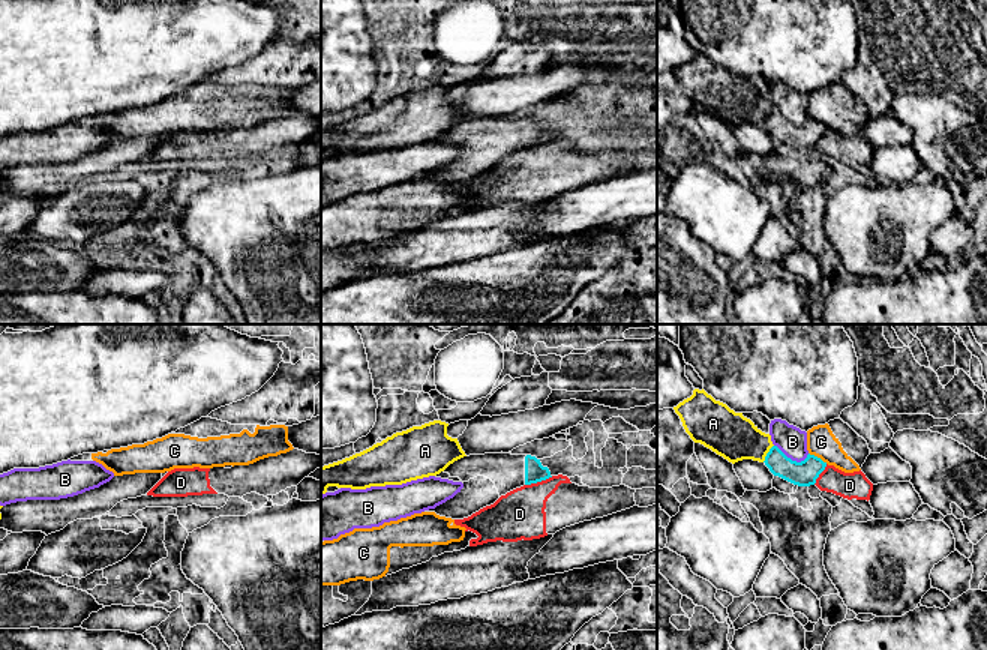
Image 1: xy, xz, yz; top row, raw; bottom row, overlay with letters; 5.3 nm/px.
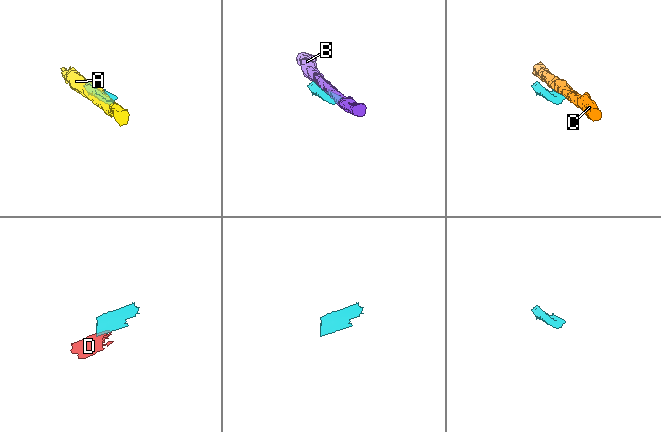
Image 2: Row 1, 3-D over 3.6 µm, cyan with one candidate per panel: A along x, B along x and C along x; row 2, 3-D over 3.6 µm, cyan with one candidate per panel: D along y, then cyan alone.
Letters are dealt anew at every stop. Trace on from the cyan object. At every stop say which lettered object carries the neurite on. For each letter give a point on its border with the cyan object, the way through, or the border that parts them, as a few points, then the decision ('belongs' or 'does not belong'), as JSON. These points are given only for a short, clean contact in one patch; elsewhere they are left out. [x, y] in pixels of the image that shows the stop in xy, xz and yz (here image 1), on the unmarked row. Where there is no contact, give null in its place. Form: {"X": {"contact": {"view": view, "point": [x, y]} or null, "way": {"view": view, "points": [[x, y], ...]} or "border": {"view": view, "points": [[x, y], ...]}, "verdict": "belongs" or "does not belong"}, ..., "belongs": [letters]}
{"A": {"contact": {"view": "yz", "point": [767, 117]}, "border": {"view": "yz", "points": [[773, 108], [762, 125]]}, "verdict": "does not belong"}, "B": {"contact": {"view": "yz", "point": [791, 123]}, "verdict": "does not belong"}, "C": {"contact": {"view": "yz", "point": [816, 120]}, "verdict": "does not belong"}, "D": {"contact": {"view": "xz", "point": [539, 144]}, "border": {"view": "xz", "points": [[552, 140], [525, 149]]}, "verdict": "does not belong"}, "belongs": []}

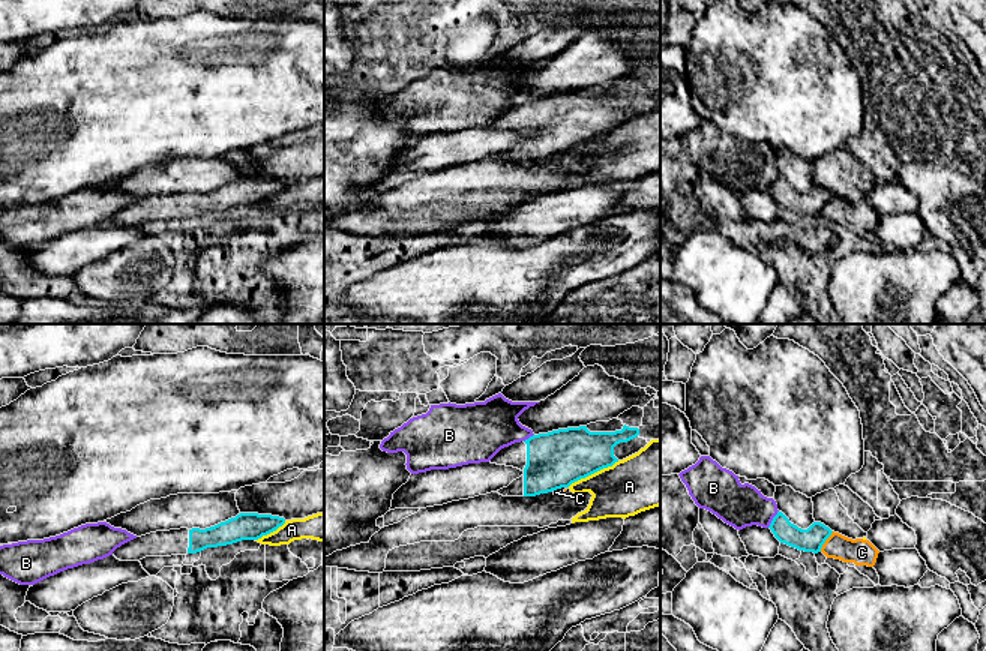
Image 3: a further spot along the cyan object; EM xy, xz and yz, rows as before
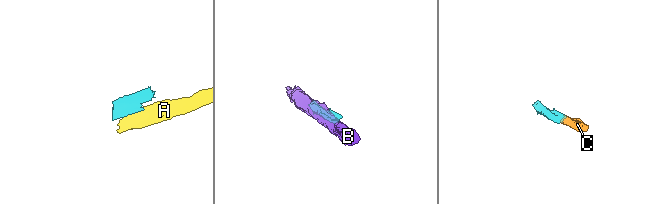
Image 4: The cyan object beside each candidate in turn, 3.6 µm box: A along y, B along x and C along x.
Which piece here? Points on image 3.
{"A": {"contact": {"view": "xz", "point": [593, 137]}, "border": {"view": "xz", "points": [[619, 125], [568, 150]]}, "verdict": "does not belong"}, "B": {"contact": {"view": "yz", "point": [773, 183]}, "border": {"view": "yz", "points": [[778, 174], [767, 191]]}, "verdict": "does not belong"}, "C": {"contact": {"view": "yz", "point": [824, 206]}, "border": {"view": "yz", "points": [[833, 195], [820, 215]]}, "verdict": "does not belong"}, "belongs": []}

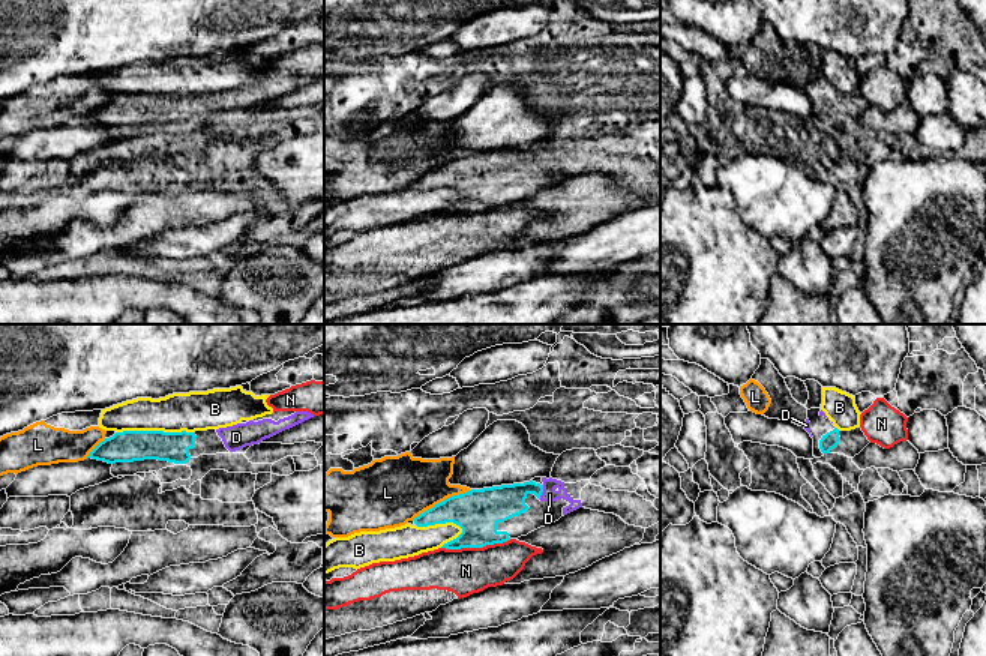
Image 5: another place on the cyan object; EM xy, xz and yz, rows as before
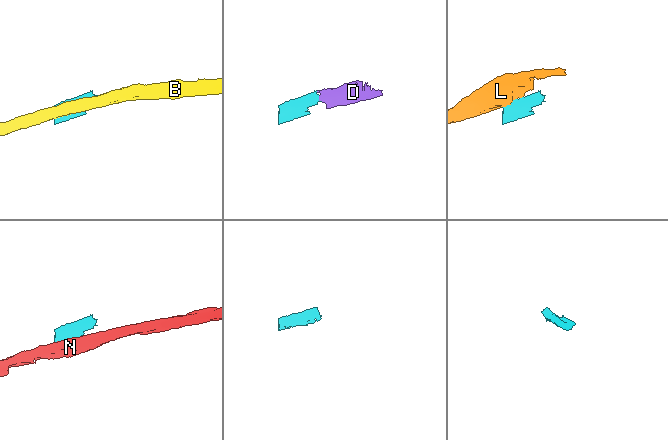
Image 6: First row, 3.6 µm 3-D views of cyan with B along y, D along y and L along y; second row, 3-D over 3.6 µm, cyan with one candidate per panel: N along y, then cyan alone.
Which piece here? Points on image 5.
{"B": {"contact": {"view": "xy", "point": [155, 95]}, "verdict": "does not belong"}, "D": {"contact": {"view": "xz", "point": [542, 155]}, "way": {"view": "xz", "points": [[499, 167], [521, 153], [542, 155], [550, 158]]}, "verdict": "belongs"}, "L": {"contact": {"view": "xz", "point": [441, 165]}, "border": {"view": "xz", "points": [[471, 153], [449, 159], [411, 183]]}, "verdict": "does not belong"}, "N": {"contact": {"view": "xz", "point": [476, 210]}, "verdict": "does not belong"}, "belongs": ["D"]}

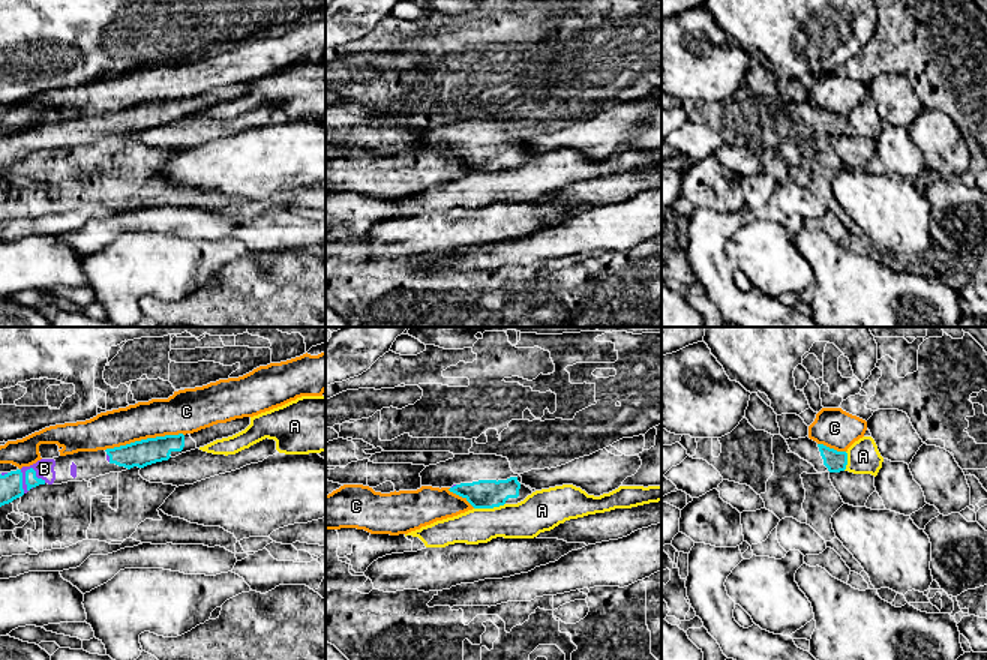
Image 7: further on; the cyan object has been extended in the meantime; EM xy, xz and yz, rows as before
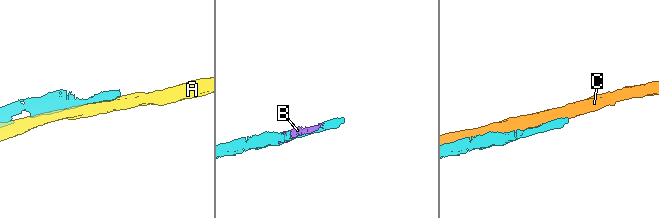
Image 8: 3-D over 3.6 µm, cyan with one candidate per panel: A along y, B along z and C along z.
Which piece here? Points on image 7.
{"A": {"contact": {"view": "xz", "point": [489, 171]}, "verdict": "does not belong"}, "B": {"contact": {"view": "xy", "point": [35, 135]}, "verdict": "belongs"}, "C": {"contact": {"view": "xy", "point": [144, 104]}, "verdict": "does not belong"}, "belongs": ["B"]}

